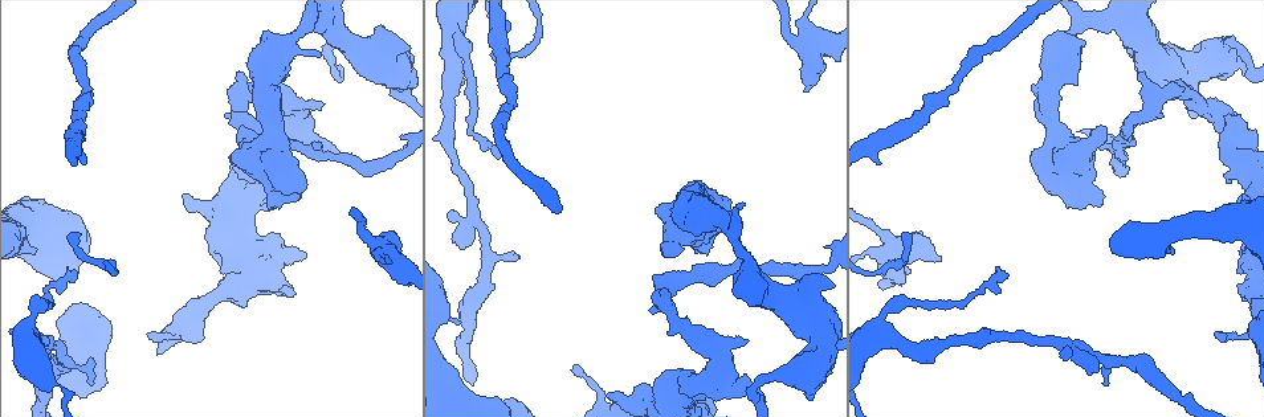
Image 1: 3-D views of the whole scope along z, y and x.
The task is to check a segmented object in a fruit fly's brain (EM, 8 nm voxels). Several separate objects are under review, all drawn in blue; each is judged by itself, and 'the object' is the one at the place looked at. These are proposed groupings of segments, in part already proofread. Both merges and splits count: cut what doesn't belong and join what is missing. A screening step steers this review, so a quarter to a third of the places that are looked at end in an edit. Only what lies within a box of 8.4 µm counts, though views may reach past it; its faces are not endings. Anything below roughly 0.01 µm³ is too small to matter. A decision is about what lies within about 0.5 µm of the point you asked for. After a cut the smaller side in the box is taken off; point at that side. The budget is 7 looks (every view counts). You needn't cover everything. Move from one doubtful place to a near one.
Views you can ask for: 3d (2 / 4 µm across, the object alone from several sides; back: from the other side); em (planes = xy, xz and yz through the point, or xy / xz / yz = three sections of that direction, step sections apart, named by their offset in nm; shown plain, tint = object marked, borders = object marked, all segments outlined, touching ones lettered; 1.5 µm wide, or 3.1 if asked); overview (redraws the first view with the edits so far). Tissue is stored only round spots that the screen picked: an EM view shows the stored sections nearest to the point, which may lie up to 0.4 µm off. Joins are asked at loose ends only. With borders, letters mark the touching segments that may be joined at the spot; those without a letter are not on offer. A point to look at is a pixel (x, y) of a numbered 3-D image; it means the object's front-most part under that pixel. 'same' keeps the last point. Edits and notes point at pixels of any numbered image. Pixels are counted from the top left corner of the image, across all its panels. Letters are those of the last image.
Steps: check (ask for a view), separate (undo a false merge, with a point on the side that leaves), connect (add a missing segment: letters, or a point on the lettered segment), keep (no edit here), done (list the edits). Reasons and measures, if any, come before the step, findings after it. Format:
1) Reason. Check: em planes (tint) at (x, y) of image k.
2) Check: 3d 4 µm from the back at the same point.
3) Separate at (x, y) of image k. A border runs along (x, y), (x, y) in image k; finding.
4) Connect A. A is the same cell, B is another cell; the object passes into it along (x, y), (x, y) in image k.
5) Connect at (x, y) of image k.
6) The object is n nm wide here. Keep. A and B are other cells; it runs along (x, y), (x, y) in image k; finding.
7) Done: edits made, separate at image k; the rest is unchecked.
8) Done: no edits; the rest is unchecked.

End of a long branch. Check: em planes (plain) at (74, 277) of image 1.

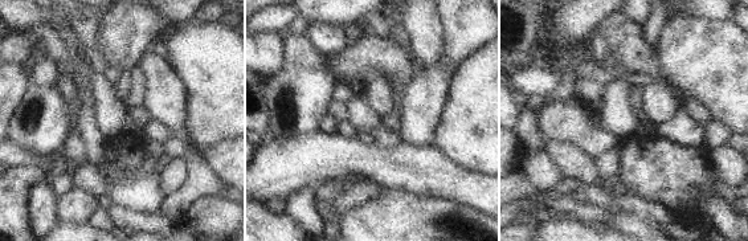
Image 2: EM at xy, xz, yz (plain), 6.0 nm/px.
Check: em planes (borders) at the same point.

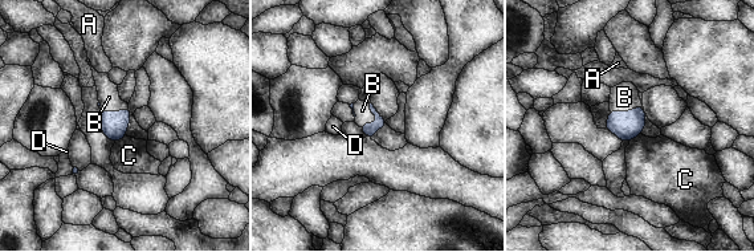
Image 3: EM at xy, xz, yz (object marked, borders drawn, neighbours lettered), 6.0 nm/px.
Connect B. B is the same cell, A, C and D are other cells; the object passes into it along (369, 129), (376, 121), (362, 110) in image 3; the neuron continues.

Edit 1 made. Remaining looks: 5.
See it whole again. Check: overview.

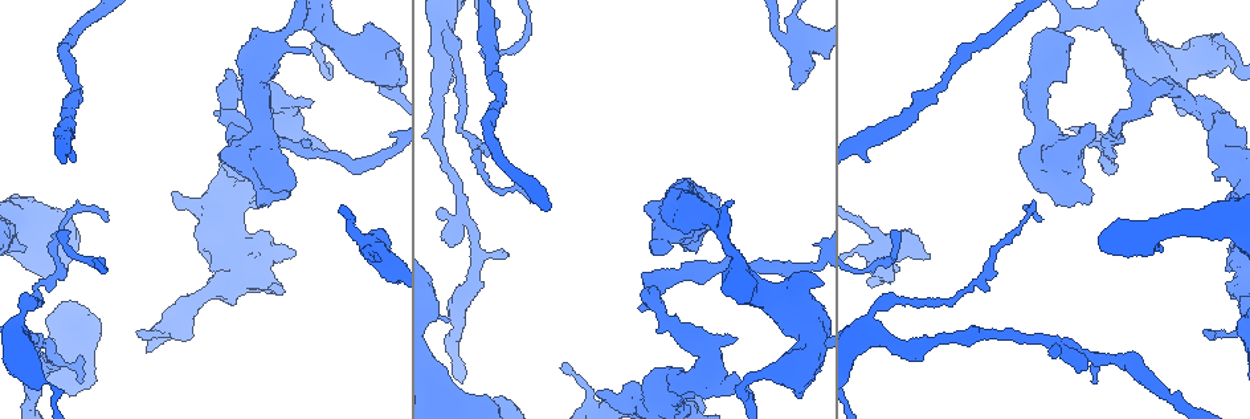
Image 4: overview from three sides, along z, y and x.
Stops while still wide. Check: em planes (borders) at (23, 250) of image 4.

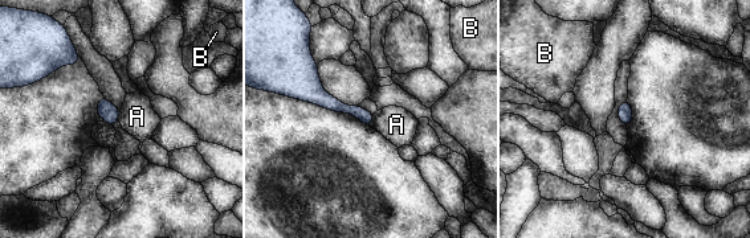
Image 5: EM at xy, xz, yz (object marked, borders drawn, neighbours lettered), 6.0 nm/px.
The longest contact is with A, 80 nm. Keep. A and B are other cells; none of them fits.

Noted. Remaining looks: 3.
Calibre changes. Check: em planes (borders) at (774, 375) of image 4.

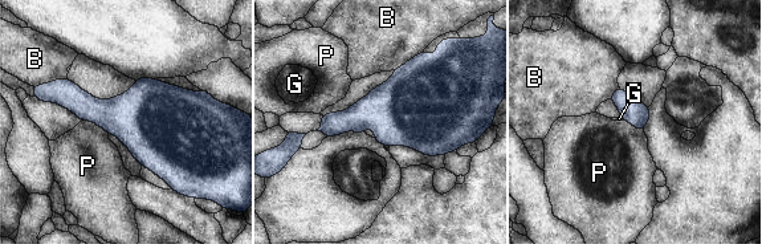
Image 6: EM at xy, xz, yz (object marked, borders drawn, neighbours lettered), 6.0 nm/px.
The object is 150 nm wide here; the longest contact is with B, 220 nm. Keep. B, G and P are other cells; all the same neuron.

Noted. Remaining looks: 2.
Done: edits made, connect at image 3; the rest is unchecked.

